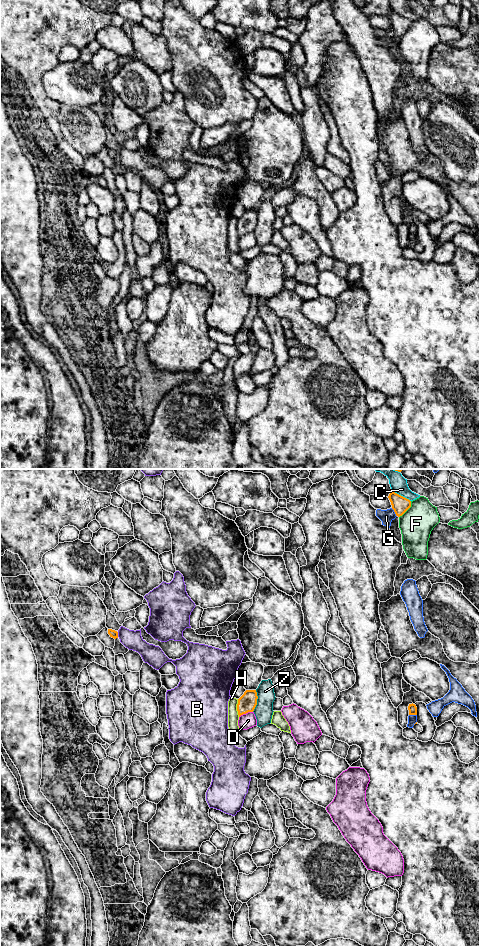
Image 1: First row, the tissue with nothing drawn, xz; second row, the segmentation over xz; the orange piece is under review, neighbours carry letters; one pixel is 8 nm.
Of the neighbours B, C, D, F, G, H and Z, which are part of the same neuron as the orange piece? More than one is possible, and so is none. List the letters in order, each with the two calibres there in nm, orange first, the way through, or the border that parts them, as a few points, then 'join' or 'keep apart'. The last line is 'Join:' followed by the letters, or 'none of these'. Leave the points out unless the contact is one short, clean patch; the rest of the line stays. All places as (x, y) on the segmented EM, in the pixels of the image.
B: calibres 60 and 150 nm; keep apart
C: calibres 140 and 140 nm; keep apart
D: calibres 150 and 120 nm; border xz (252, 711), (243, 713), (239, 717); keep apart
F: calibres 140 and 260 nm; keep apart
G: calibres 140 and 110 nm; keep apart
H: calibres 150 and 90 nm; border xz (237, 699), (237, 714), (239, 716); keep apart
Z: calibres 150 and 150 nm; keep apart
Join: none of these

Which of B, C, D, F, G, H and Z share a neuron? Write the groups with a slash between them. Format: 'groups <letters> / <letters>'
groups B / C / D / F / G / H / Z

